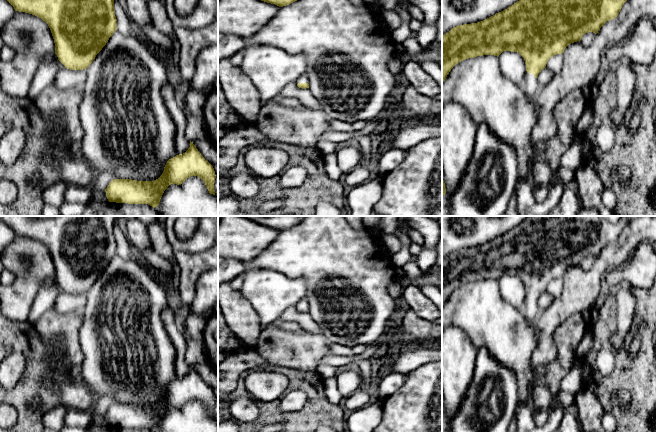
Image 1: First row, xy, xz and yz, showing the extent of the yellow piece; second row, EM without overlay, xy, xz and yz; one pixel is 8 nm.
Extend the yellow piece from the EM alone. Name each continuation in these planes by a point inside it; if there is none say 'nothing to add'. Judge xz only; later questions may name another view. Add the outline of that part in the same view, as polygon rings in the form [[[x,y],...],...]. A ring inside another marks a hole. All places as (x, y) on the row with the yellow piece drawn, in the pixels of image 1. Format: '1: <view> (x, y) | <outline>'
1: xz (304, 78) | [[[303,74],[301,75],[297,80],[296,80],[296,84],[298,83],[308,83],[309,84],[309,77],[307,74]]]

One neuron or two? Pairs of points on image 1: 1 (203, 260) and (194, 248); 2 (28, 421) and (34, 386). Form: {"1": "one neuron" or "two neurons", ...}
{"1": "two neurons", "2": "one neuron"}

